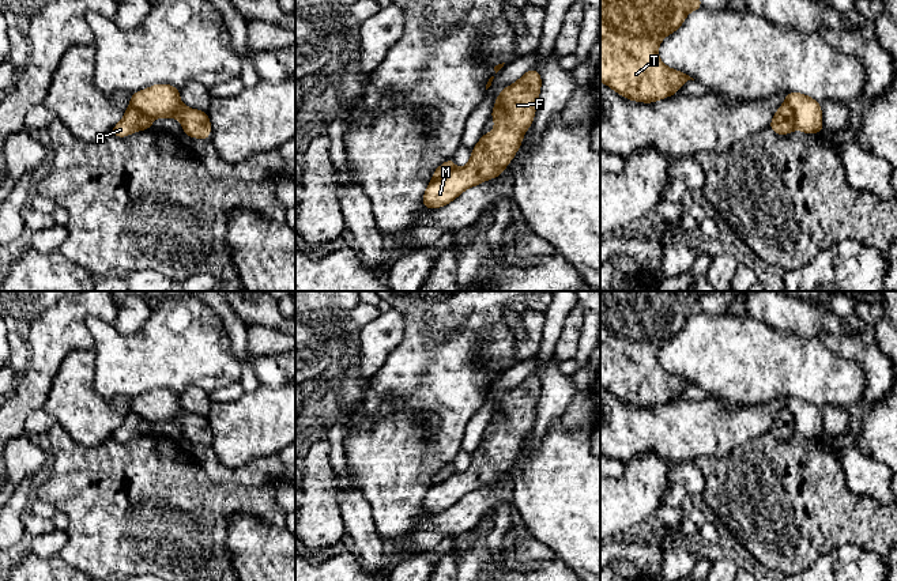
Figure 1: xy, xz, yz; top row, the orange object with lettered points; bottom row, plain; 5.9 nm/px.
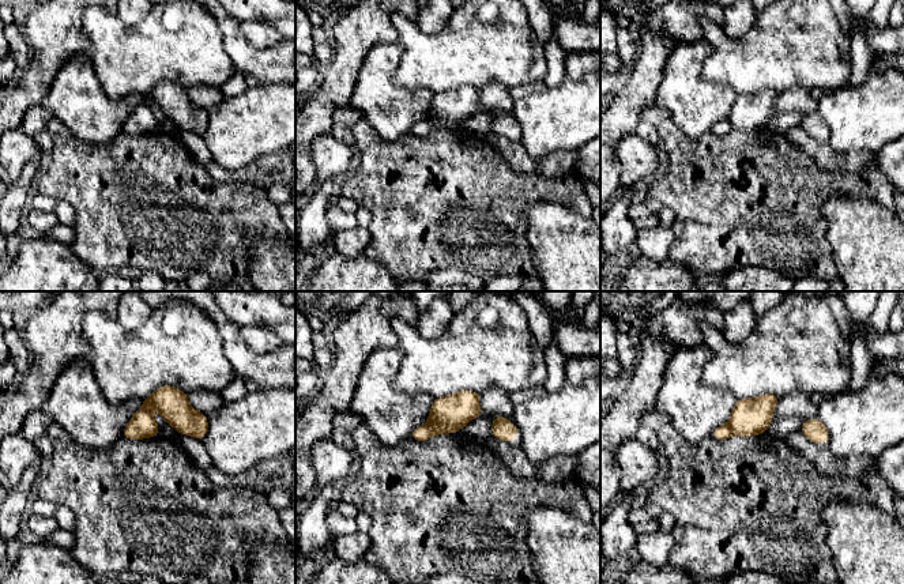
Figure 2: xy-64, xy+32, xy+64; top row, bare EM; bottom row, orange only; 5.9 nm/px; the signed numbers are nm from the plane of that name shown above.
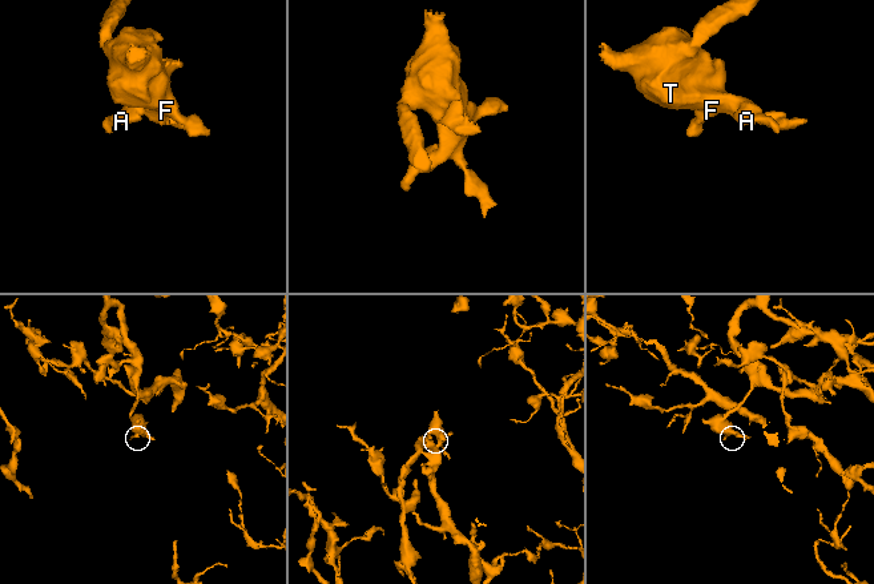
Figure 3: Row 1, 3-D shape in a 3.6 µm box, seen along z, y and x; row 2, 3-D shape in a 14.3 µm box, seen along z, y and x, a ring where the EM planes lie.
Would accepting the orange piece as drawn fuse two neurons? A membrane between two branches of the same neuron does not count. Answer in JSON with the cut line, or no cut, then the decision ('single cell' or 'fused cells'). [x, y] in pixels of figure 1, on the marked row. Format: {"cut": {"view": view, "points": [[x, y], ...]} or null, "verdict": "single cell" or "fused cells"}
{"cut": {"view": "yz", "points": [[786, 102], [792, 112], [795, 127]]}, "verdict": "fused cells"}

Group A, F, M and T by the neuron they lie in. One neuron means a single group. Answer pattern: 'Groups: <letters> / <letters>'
Groups: A / F M T

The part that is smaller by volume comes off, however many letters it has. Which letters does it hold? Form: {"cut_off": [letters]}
{"cut_off": ["A"]}

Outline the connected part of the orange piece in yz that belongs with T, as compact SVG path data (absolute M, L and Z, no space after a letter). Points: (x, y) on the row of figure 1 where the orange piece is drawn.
M600 0L600 82L630 101L652 103L675 95L687 80L694 79L666 67L657 56L657 49L664 37L683 24L689 12L700 8L700 0Z

